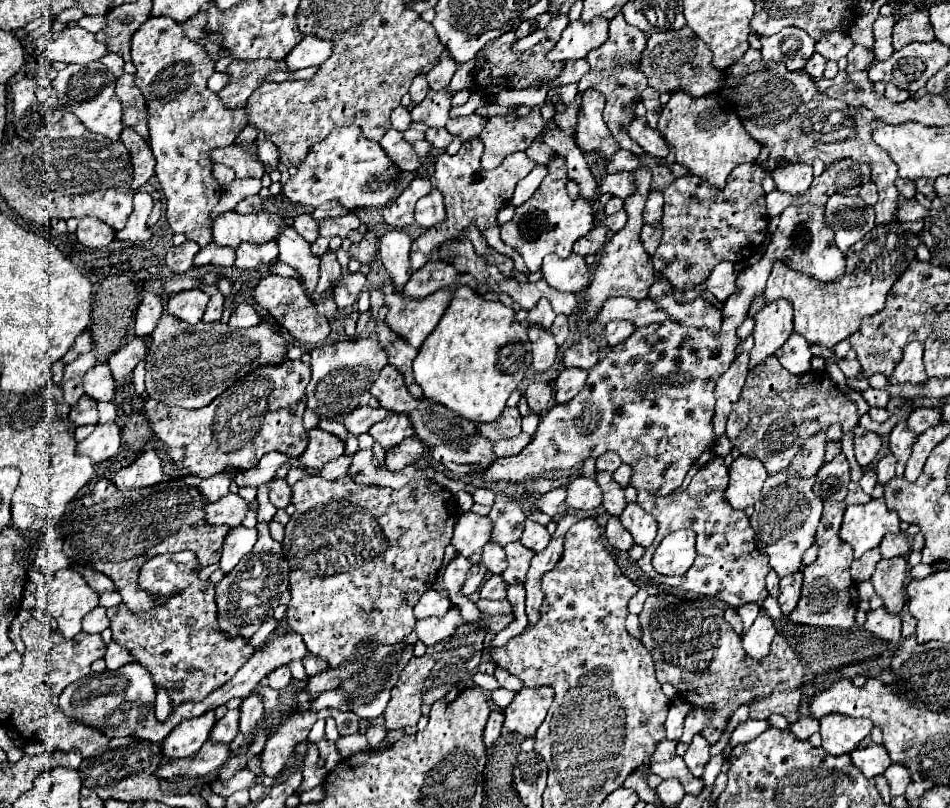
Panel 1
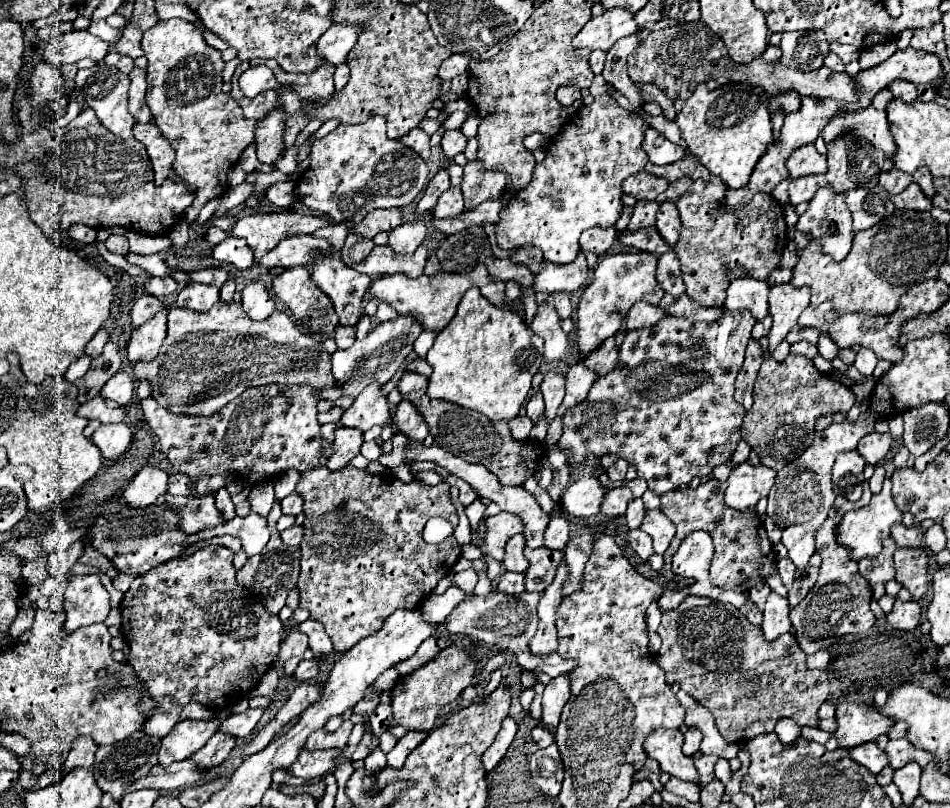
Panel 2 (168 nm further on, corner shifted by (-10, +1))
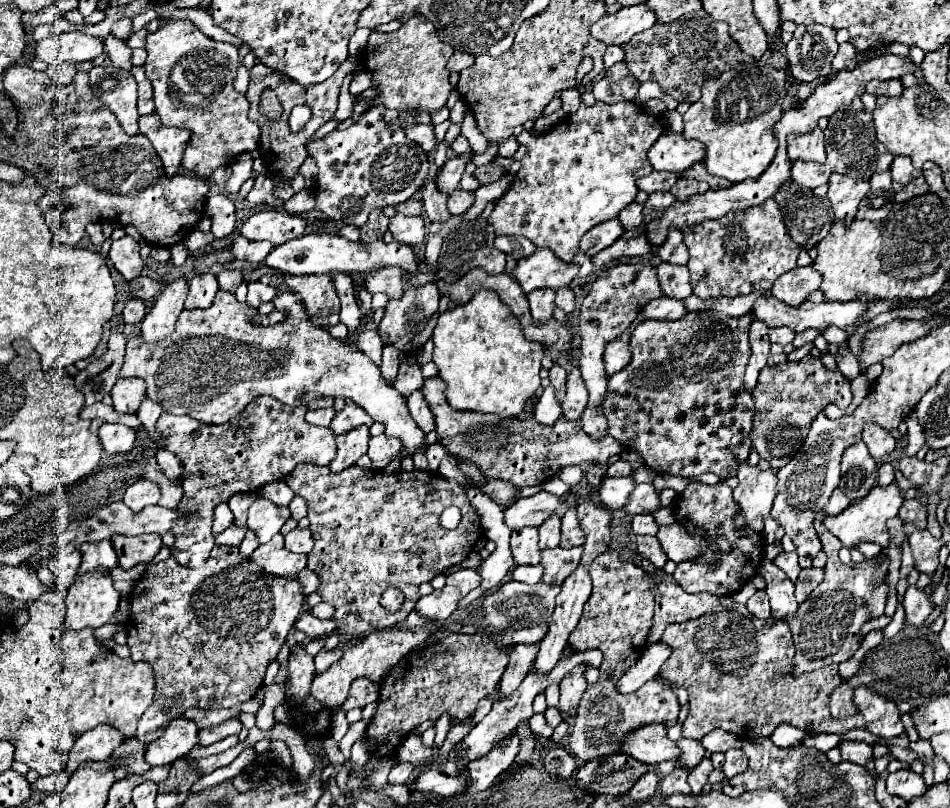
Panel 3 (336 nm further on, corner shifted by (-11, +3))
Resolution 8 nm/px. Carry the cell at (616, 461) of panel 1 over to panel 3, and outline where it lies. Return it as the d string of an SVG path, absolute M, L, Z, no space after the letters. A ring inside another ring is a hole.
M618 459L616 463L612 463L610 467L608 467L608 477L628 477L632 473L632 467L630 467L630 463L628 461L622 461L622 459Z

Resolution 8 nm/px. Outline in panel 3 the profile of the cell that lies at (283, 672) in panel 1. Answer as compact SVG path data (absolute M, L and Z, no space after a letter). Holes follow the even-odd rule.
M338 647L338 649L322 649L314 659L316 659L316 673L322 673L322 671L326 671L332 663L336 663L336 661L340 661L340 657L342 657L342 649Z

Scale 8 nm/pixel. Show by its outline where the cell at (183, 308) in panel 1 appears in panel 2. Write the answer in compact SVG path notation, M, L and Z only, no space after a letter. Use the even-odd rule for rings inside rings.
M189 283L177 295L177 307L207 313L219 301L219 289L205 283Z

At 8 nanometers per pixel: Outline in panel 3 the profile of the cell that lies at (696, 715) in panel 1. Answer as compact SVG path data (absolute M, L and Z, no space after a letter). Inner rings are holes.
M678 739L676 745L680 747L680 759L674 761L676 767L684 767L686 771L692 771L692 767L696 767L702 759L704 759L704 747L700 741L694 739Z

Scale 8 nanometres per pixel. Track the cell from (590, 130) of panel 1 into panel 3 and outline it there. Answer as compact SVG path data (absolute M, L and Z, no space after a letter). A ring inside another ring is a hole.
M632 101L622 103L602 103L594 107L580 103L578 111L562 117L550 131L534 137L530 131L522 131L516 139L526 145L528 153L522 159L522 169L516 173L514 183L502 199L496 201L488 223L494 227L496 235L524 235L536 247L548 247L560 261L570 263L578 253L578 239L590 231L594 225L608 219L616 219L618 213L636 199L638 185L636 179L650 175L654 169L646 157L648 149L664 133L664 123L660 117L650 115Z

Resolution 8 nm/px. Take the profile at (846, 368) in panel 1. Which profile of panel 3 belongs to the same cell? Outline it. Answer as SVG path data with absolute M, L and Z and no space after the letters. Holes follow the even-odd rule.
M826 327L826 329L820 331L820 335L822 335L828 343L834 343L834 345L840 345L842 341L848 339L846 333L844 333L842 329L838 329L838 327Z

